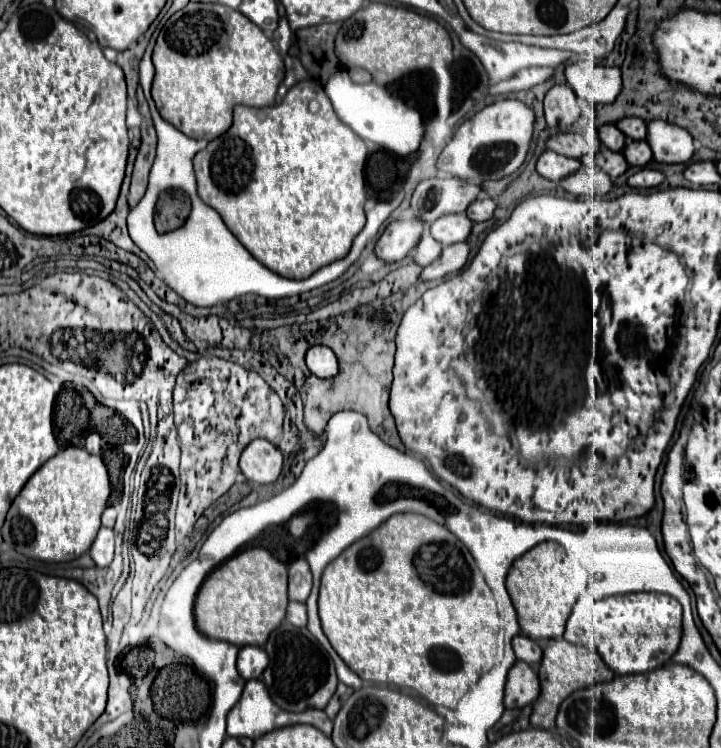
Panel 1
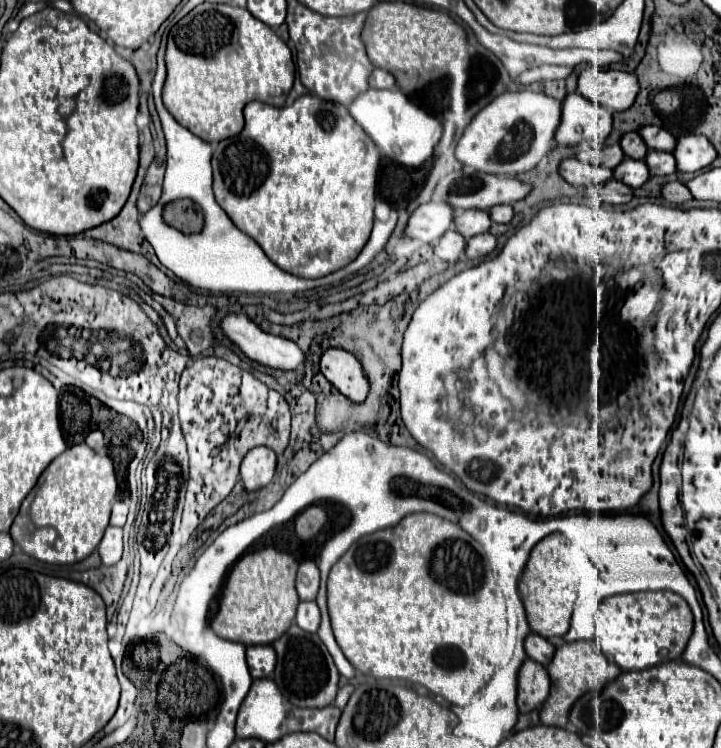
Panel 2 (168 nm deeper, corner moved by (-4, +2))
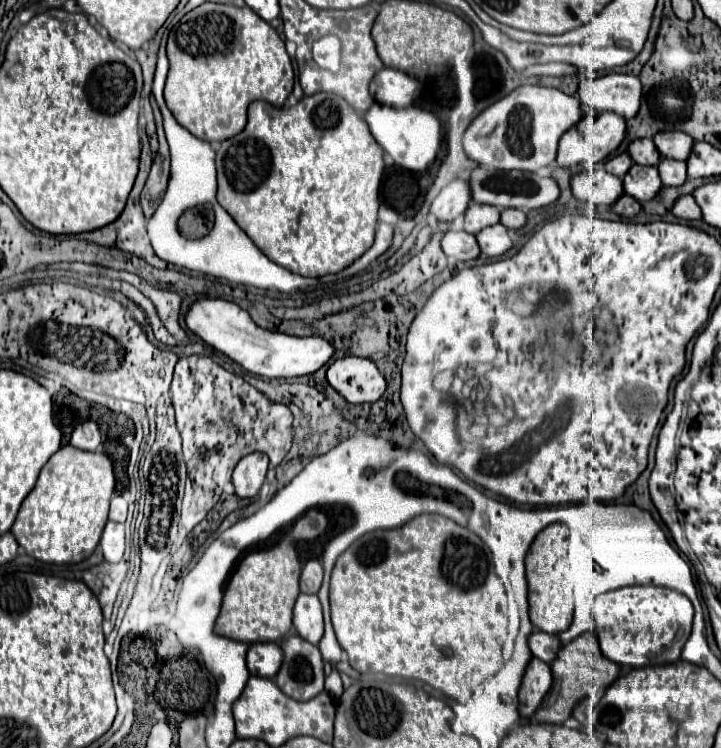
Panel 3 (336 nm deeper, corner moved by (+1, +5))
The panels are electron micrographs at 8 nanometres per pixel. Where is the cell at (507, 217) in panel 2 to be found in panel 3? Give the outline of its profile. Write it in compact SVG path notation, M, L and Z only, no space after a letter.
M503 209L499 221L501 221L505 227L509 227L509 229L519 229L519 227L525 225L527 215L525 215L523 211L519 211L519 209Z

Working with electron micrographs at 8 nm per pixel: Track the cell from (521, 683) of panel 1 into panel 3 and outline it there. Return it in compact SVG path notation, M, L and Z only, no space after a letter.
M531 659L527 669L525 669L525 675L523 675L523 681L521 681L521 687L519 687L519 713L523 717L531 717L541 699L545 697L545 693L549 691L551 687L551 669L549 665L545 665L541 659Z

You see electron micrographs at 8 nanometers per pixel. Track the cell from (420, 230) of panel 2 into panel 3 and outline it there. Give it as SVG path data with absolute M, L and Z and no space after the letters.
M455 179L447 187L443 187L441 193L433 199L429 207L429 215L443 223L455 221L457 217L465 213L469 199L471 195L469 195L469 185L465 183L465 179Z

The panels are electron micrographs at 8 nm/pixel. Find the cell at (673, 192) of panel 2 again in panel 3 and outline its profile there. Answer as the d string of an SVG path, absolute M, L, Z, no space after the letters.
M681 195L675 205L673 205L673 213L679 217L679 219L701 219L701 211L693 199L693 195Z

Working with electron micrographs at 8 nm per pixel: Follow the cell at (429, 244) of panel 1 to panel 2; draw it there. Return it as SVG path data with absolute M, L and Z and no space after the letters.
M448 230L434 246L434 252L436 256L440 256L442 260L454 264L462 258L464 254L464 248L466 248L466 240L462 238L462 234L458 234L456 230Z

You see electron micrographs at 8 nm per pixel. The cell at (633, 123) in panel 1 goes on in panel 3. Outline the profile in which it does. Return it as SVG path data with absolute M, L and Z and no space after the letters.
M659 131L653 137L653 143L663 157L685 161L689 157L689 147L693 145L693 139L681 131Z

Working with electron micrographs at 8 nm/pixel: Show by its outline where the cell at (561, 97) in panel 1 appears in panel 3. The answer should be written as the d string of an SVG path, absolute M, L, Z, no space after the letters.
M583 107L585 115L581 121L577 121L577 125L573 125L571 129L567 129L563 133L563 137L559 139L559 151L557 151L557 163L561 167L571 167L571 165L579 165L579 163L587 163L587 165L597 165L601 163L607 155L611 155L619 143L625 137L625 119L617 113L597 113L591 115L587 107Z

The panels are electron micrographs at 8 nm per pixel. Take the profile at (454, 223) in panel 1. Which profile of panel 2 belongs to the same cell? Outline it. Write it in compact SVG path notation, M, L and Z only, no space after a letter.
M458 210L454 216L454 228L470 240L476 234L490 230L490 214L486 210Z

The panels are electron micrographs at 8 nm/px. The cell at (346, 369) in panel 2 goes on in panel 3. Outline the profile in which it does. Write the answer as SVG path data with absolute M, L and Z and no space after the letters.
M341 357L327 367L329 385L349 403L373 403L385 393L385 379L373 361Z

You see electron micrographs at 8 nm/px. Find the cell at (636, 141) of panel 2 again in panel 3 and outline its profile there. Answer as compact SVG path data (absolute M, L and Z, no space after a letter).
M637 139L629 143L629 155L639 165L657 165L659 151L651 139Z

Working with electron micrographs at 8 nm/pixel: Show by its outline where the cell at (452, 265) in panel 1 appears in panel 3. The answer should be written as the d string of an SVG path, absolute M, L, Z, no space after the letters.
M501 223L485 227L481 233L475 235L475 239L483 257L501 257L513 245L513 241L507 235L507 229Z

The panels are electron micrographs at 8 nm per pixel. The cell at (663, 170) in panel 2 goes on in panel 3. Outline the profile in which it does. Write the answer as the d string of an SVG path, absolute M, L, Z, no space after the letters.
M661 157L659 163L657 163L657 171L659 171L659 177L663 181L663 185L681 185L687 175L685 175L685 161L675 161L675 159L667 159L667 157Z

